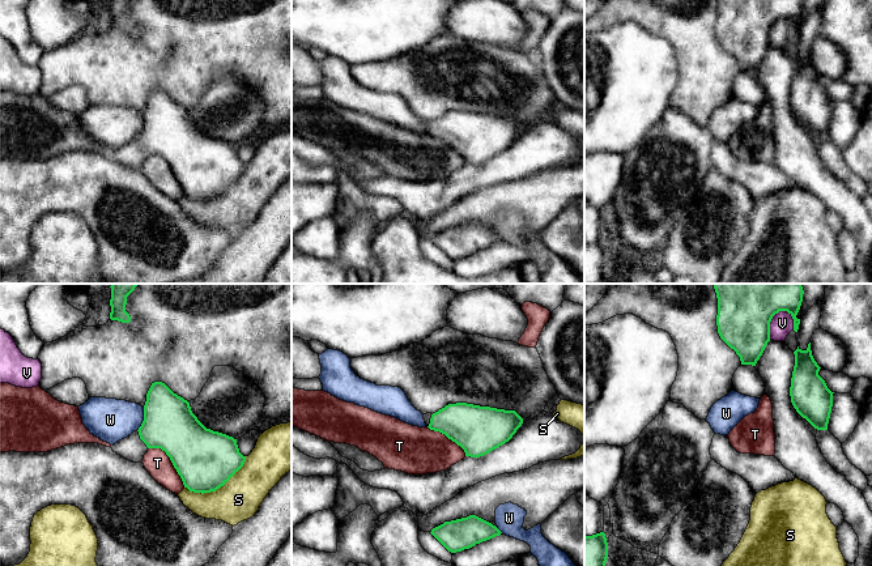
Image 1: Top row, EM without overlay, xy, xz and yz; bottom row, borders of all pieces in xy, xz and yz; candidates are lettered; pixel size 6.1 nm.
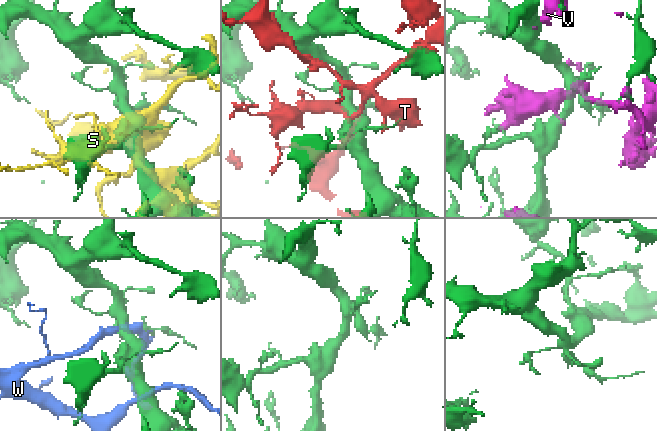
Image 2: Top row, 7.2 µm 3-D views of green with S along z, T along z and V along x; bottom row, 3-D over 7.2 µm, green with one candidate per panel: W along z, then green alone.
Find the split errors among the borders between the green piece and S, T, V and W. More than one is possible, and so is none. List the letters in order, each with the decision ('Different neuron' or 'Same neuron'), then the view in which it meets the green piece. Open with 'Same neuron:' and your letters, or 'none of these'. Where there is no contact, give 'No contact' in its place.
Same neuron: none of these
S: Different neuron. Touches green in xy
T: Different neuron. Touches green in xy
V: Different neuron. Touches green in yz
W: Different neuron. Touches green in xy

